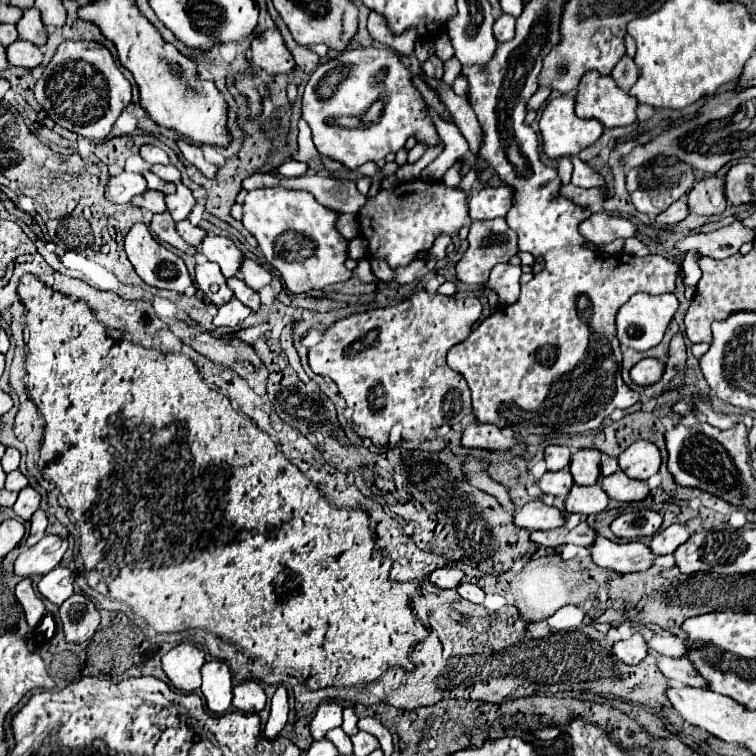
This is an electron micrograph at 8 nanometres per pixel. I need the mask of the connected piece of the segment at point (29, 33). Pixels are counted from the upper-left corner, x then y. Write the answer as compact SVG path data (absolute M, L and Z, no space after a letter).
M31 7L23 13L21 21L17 23L17 31L19 31L21 39L31 41L37 47L47 43L47 31L45 31L45 27L41 23L41 17L39 17L39 11L35 7Z

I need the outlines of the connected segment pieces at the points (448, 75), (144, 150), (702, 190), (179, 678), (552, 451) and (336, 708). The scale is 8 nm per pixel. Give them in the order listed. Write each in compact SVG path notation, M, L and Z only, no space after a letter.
M451 57L449 61L445 61L445 75L443 75L443 81L445 81L447 85L453 85L453 81L455 81L457 75L459 75L459 71L461 71L461 63L459 63L455 57Z
M143 145L143 147L141 147L141 157L143 157L149 165L155 165L155 163L159 163L159 165L169 165L167 153L165 153L163 149L155 147L155 145Z
M707 177L707 179L699 181L687 195L687 203L693 213L721 215L727 207L725 179L723 177Z
M183 641L169 653L165 653L161 659L161 667L169 683L179 691L197 691L201 687L199 671L205 663L203 655L203 645L197 641Z
M551 445L545 449L545 461L547 461L549 471L561 471L571 463L571 449Z
M335 701L321 703L311 721L311 735L315 741L319 741L321 737L325 737L327 731L339 727L341 723L343 723L343 707Z

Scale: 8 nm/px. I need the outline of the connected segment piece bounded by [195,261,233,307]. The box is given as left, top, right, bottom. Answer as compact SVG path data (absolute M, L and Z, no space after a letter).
M207 261L203 265L195 267L197 273L197 285L199 289L217 305L225 305L227 301L233 299L233 291L227 287L227 281L221 277L221 271L215 263Z

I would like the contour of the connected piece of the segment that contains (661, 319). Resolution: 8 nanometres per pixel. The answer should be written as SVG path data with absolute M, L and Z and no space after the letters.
M665 293L665 295L633 295L617 313L617 337L621 341L623 347L631 347L637 351L647 351L655 345L661 343L665 329L669 325L669 321L673 319L675 311L679 307L679 301L673 293Z

